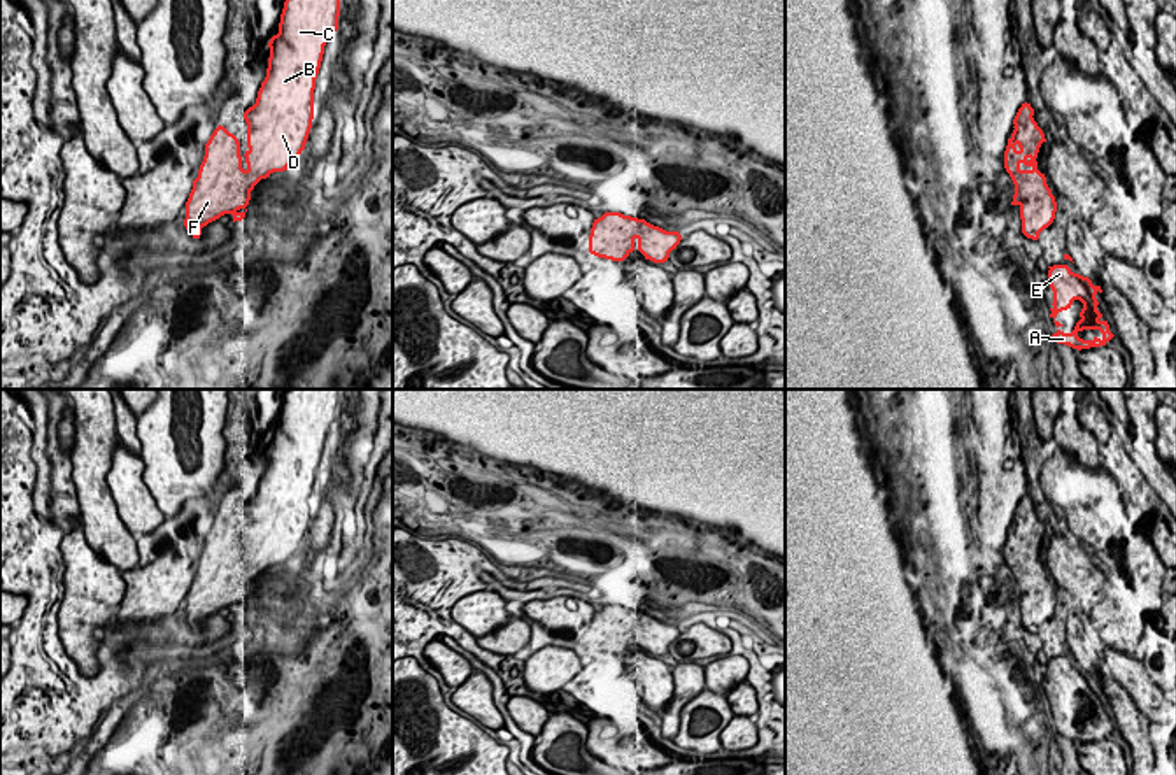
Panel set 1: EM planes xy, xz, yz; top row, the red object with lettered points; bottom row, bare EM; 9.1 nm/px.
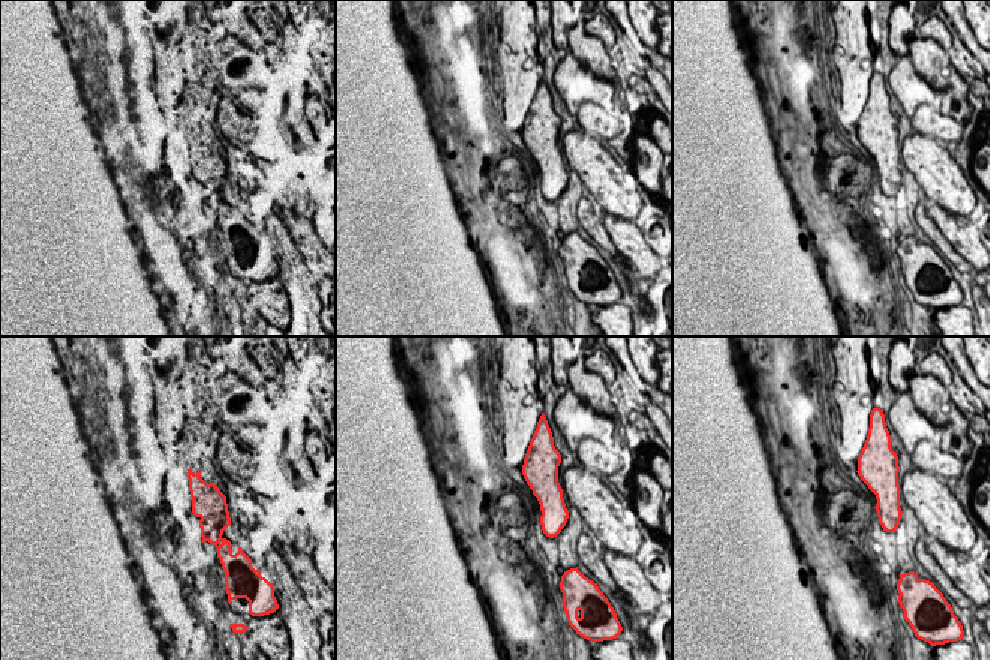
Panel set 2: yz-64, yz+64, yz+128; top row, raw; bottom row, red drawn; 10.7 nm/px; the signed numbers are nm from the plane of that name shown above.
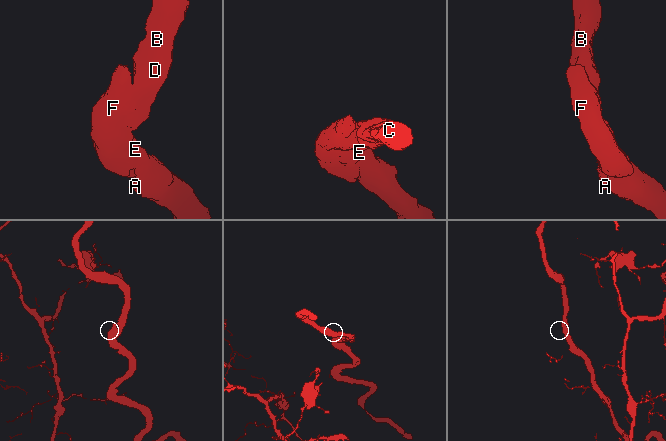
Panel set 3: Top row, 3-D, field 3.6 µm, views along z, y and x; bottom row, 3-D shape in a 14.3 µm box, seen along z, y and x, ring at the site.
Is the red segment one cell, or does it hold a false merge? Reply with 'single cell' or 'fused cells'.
single cell

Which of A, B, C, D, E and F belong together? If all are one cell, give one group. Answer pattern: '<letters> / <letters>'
A B C D E F

